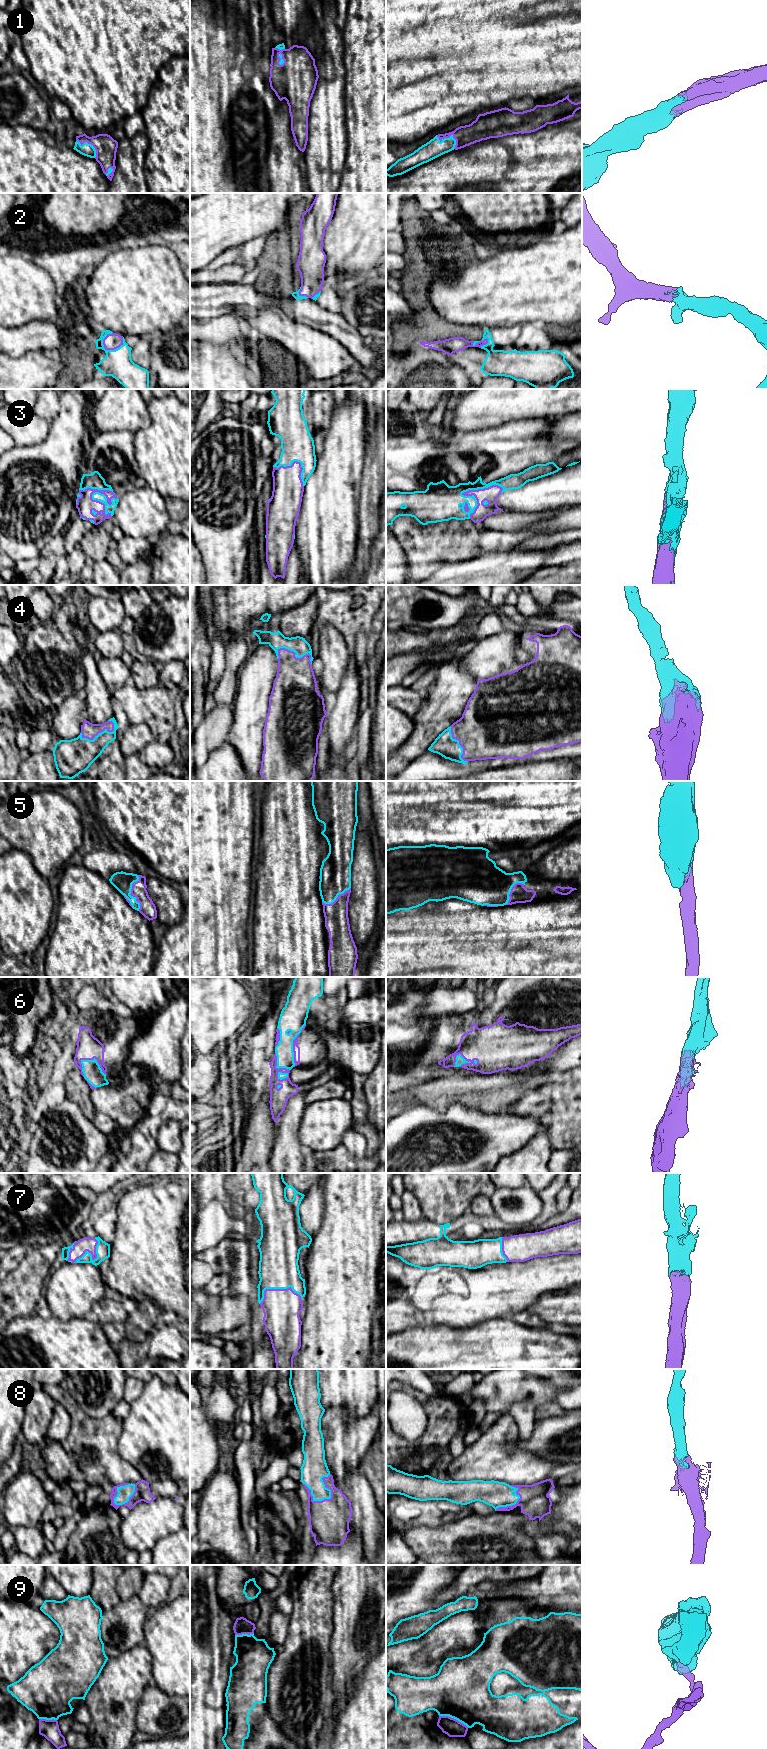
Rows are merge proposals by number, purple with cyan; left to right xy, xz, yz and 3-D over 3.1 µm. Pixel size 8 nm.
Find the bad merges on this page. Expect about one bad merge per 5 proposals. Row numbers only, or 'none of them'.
9

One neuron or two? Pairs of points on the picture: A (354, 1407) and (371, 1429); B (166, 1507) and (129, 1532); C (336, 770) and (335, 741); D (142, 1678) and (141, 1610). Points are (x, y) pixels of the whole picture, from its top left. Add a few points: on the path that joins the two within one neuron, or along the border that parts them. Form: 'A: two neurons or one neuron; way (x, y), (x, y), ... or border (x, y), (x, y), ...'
A: two neurons; border (375, 1403), (362, 1417), (351, 1417), (341, 1407)
B: one neuron; way (157, 1516), (138, 1531)
C: two neurons; border (344, 755), (330, 761)
D: two neurons; border (143, 1643), (121, 1652)

